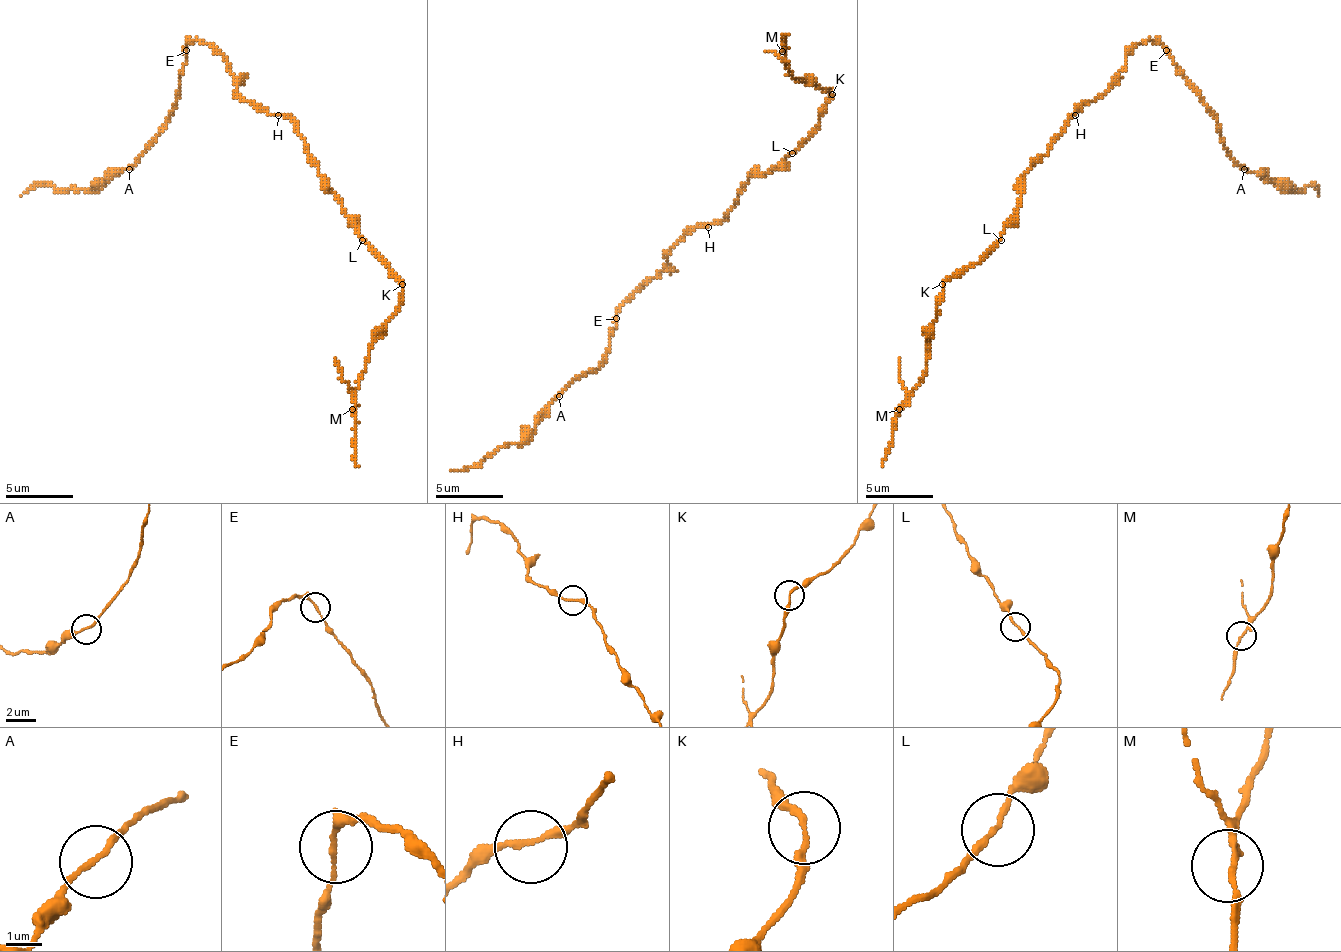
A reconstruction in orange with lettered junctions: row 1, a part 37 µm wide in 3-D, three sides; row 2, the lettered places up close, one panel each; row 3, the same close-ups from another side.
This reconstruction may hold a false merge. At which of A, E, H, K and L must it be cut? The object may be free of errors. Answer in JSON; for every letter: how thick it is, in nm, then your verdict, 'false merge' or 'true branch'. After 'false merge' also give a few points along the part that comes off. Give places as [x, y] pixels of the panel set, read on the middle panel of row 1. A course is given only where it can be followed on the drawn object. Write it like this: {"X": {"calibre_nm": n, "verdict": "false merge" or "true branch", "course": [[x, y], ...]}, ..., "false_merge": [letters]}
{"A": {"calibre_nm": 140, "verdict": "true branch"}, "E": {"calibre_nm": 170, "verdict": "true branch"}, "H": {"calibre_nm": 180, "verdict": "true branch"}, "K": {"calibre_nm": 180, "verdict": "false merge", "course": [[833, 95], [802, 82], [789, 72], [785, 48], [789, 34]]}, "L": {"calibre_nm": 160, "verdict": "true branch"}, "false_merge": ["K"]}

